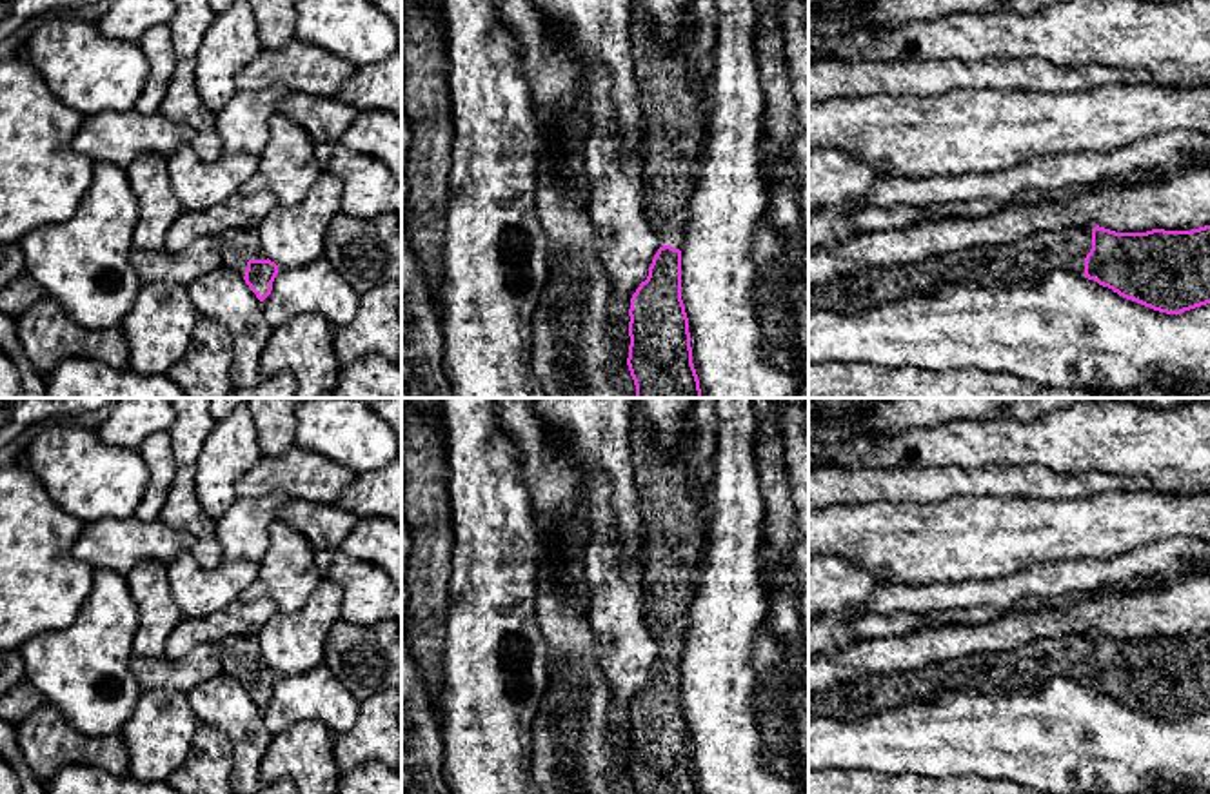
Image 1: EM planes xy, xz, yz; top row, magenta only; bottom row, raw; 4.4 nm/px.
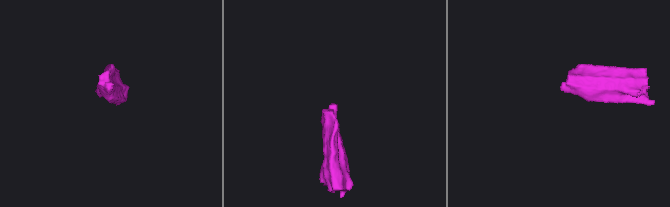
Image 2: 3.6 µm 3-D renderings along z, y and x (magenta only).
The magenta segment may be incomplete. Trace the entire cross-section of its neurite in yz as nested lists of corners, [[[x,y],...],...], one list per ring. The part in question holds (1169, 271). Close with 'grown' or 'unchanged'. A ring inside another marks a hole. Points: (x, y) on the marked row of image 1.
[[[1210,225],[1192,231],[1152,229],[1116,233],[1105,227],[1065,227],[1039,231],[1012,243],[947,254],[925,263],[868,269],[836,278],[808,291],[808,313],[816,309],[865,311],[883,302],[928,294],[945,285],[1021,285],[1037,283],[1054,271],[1085,276],[1119,296],[1166,314],[1210,303]]] | grown

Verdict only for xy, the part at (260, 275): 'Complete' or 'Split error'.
Split error

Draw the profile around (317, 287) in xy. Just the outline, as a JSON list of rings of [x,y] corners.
[[[320,256],[300,267],[278,269],[263,314],[273,329],[303,313],[322,314],[338,327],[354,318],[358,305],[360,294]]]

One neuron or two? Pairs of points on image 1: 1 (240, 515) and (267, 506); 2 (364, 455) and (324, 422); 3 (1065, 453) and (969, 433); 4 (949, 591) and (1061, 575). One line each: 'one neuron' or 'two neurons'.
1: one neuron
2: one neuron
3: one neuron
4: one neuron

